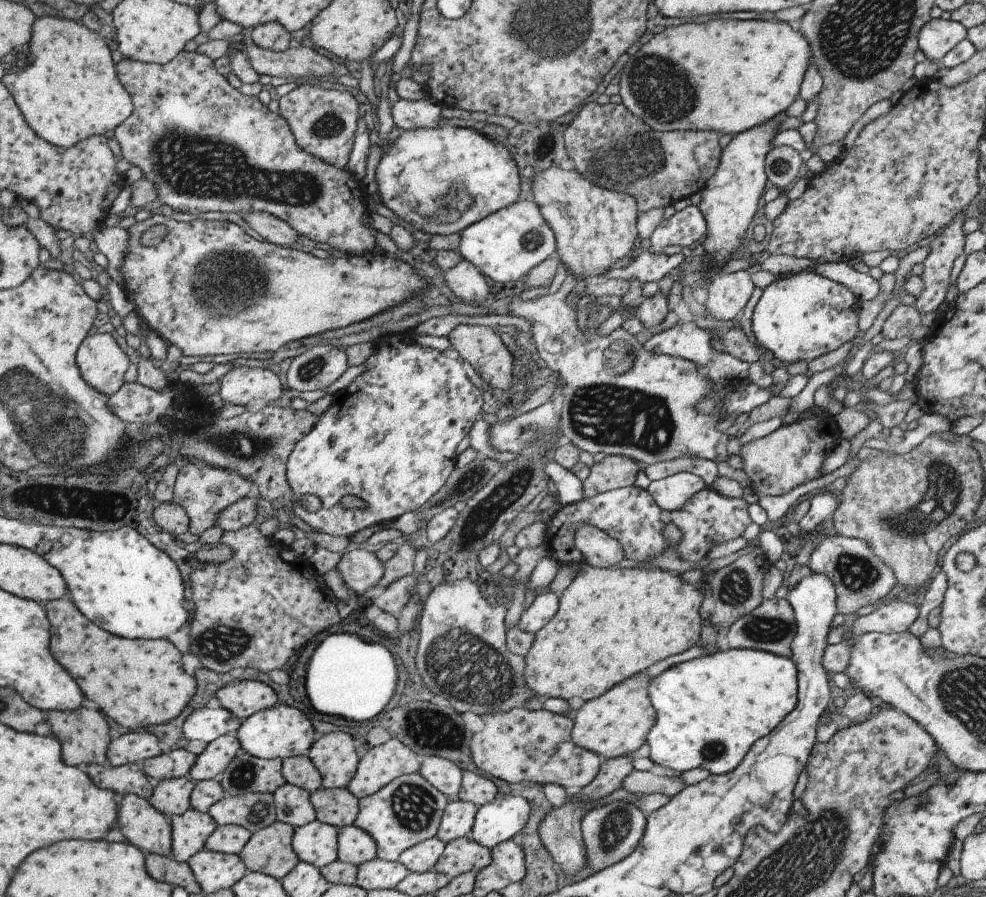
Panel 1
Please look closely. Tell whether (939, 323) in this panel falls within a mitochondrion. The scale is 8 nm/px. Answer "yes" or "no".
no

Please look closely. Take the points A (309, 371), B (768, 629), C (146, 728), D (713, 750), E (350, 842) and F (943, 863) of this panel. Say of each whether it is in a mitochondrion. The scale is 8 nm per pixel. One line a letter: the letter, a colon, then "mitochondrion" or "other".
A: mitochondrion
B: mitochondrion
C: other
D: mitochondrion
E: other
F: other

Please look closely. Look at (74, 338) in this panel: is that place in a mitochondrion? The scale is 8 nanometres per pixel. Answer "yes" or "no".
no

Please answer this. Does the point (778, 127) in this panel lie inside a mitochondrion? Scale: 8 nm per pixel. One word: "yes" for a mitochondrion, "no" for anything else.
no

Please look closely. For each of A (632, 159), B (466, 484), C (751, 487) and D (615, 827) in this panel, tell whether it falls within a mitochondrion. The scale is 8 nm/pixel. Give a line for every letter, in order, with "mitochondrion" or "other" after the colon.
A: mitochondrion
B: mitochondrion
C: other
D: mitochondrion

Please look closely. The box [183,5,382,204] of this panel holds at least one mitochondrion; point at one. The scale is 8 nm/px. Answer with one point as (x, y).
(328, 126)

